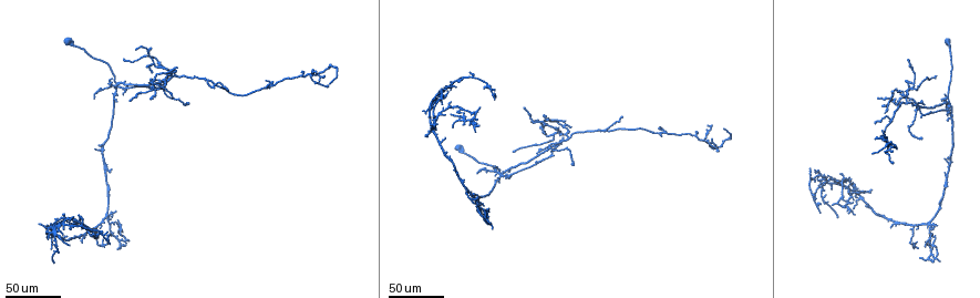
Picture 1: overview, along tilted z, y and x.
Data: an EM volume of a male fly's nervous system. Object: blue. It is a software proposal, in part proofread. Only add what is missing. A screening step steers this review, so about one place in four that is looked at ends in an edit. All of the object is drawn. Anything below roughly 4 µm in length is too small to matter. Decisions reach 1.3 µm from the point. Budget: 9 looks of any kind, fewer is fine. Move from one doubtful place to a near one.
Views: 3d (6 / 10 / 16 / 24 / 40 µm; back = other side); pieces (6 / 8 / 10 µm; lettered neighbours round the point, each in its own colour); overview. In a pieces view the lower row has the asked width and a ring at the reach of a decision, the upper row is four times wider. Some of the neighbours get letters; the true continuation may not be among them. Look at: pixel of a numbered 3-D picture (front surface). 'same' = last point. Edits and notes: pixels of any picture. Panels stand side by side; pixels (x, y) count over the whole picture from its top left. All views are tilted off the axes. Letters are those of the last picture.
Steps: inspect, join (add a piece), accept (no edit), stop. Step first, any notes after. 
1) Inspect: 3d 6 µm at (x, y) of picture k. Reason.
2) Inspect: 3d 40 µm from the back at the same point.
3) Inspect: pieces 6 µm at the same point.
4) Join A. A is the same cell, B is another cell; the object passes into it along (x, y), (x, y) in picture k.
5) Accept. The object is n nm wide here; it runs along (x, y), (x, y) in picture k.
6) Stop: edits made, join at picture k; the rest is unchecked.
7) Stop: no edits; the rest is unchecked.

Inspect: 3d 40 µm at (837, 218) of picture 1. End of a long branch.

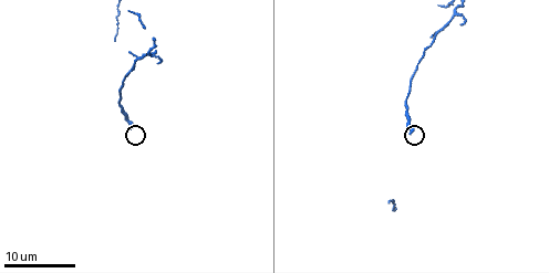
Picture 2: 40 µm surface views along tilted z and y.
Inspect: pieces 6 µm at (410, 134) of picture 2.

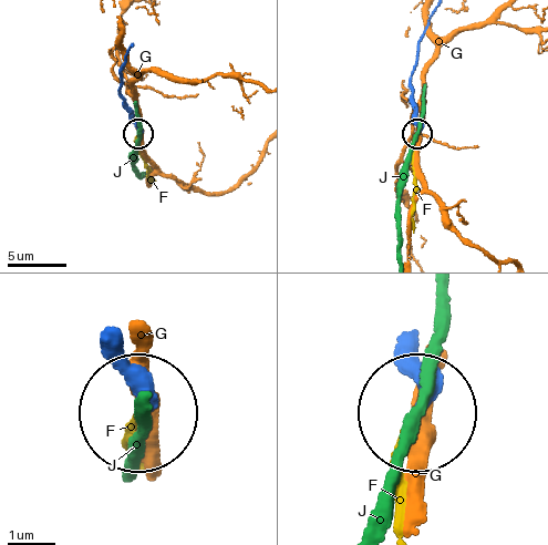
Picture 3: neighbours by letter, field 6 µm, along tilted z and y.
Join F. The object is 240 nm wide here; F is the same cell, G and J are other cells; it goes on there.

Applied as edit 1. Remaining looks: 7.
Inspect: overview. Redraw.

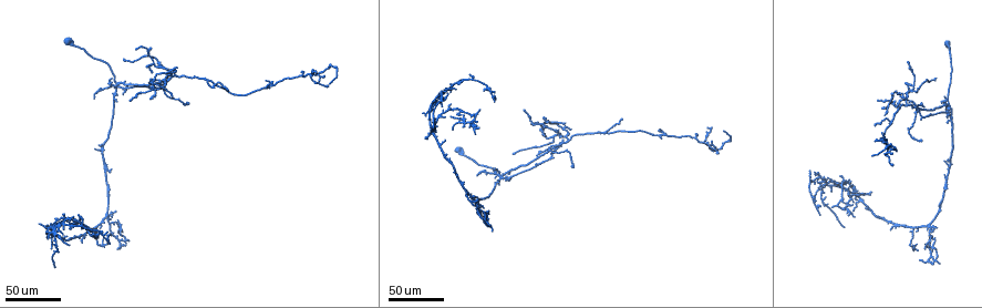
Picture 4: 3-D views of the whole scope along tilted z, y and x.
Inspect: 3d 24 µm at (469, 127) of picture 4. Free end.

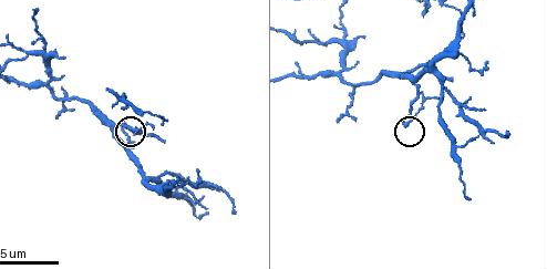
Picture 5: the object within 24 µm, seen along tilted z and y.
Inspect: pieces 6 µm at (405, 124) of picture 5.

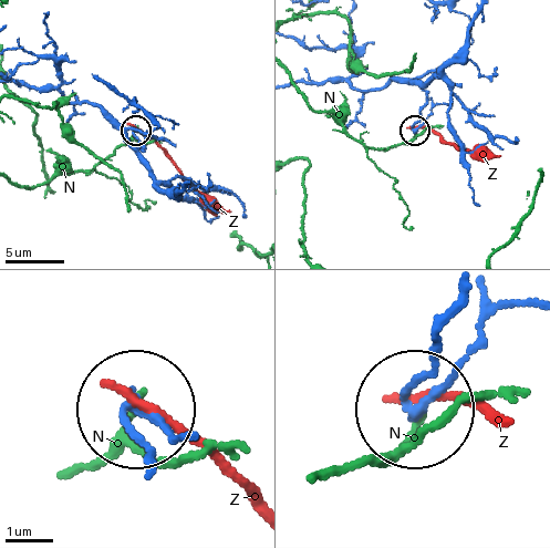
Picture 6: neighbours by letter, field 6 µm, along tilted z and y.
Accept. N and Z are other cells; it runs along (442, 337), (439, 385), (422, 409) in picture 6; no lettered piece goes on from it.

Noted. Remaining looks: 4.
Inspect: 3d 40 µm at (894, 153) of picture 4. Branch stops here.

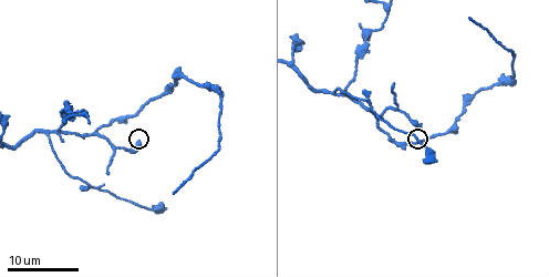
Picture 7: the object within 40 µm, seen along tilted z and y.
Inspect: pieces 6 µm at (138, 140) of picture 7.

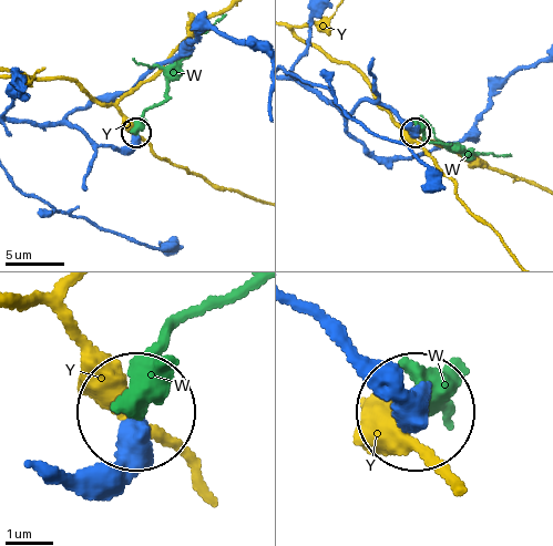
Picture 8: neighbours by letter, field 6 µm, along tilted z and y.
Accept. W and Y are other cells; it runs along (67, 469), (108, 461), (133, 416) in picture 8; none of them fits.

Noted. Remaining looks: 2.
Inspect: 3d 16 µm at (108, 175) of picture 7. Branch stops here.

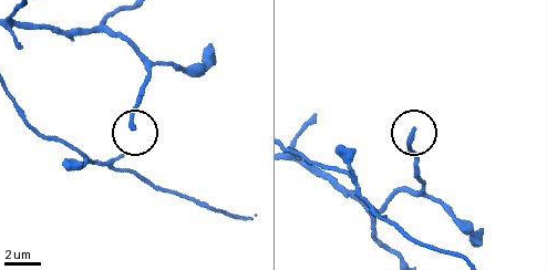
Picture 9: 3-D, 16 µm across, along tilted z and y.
Inspect: pieces 8 µm at (412, 131) of picture 9.

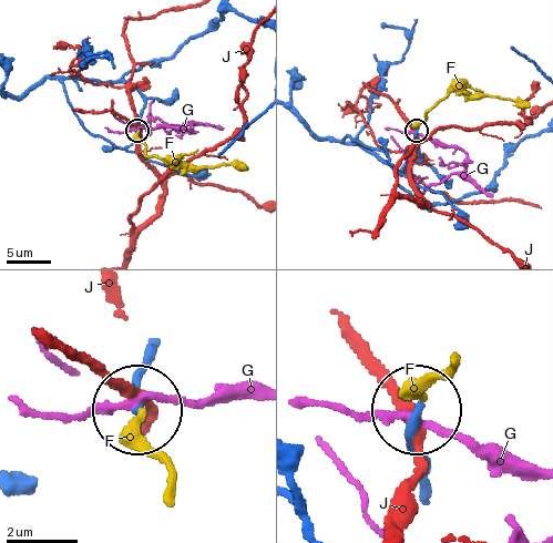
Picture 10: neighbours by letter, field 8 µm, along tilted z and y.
Join F. The object is 240 nm wide here; F is the same cell, G and J are other cells; the object passes into it along (154, 340), (135, 402), (169, 481) in picture 10; the neuron continues.

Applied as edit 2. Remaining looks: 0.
Stop: edits made, join at picture 3, join at picture 10; the rest is unchecked.

